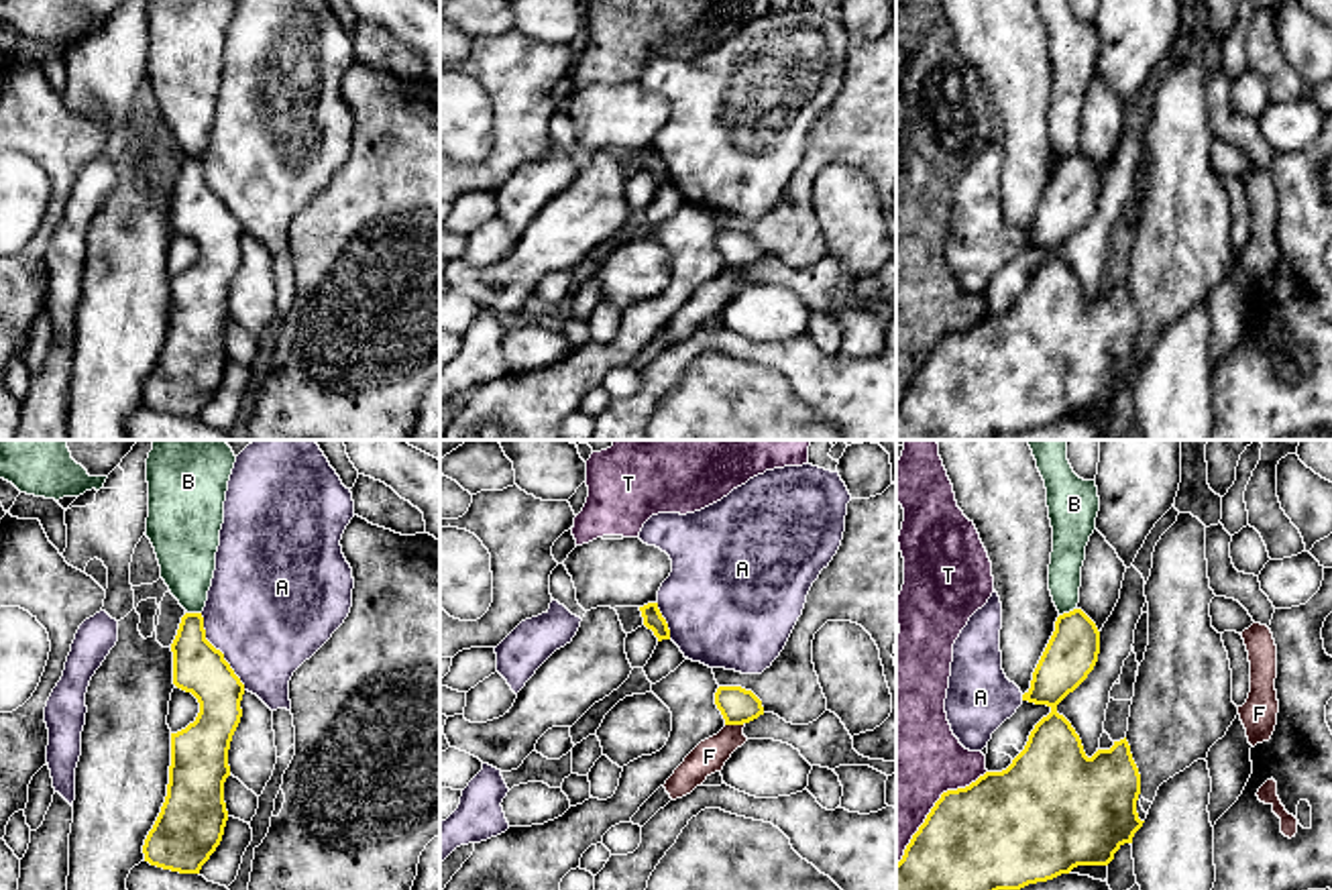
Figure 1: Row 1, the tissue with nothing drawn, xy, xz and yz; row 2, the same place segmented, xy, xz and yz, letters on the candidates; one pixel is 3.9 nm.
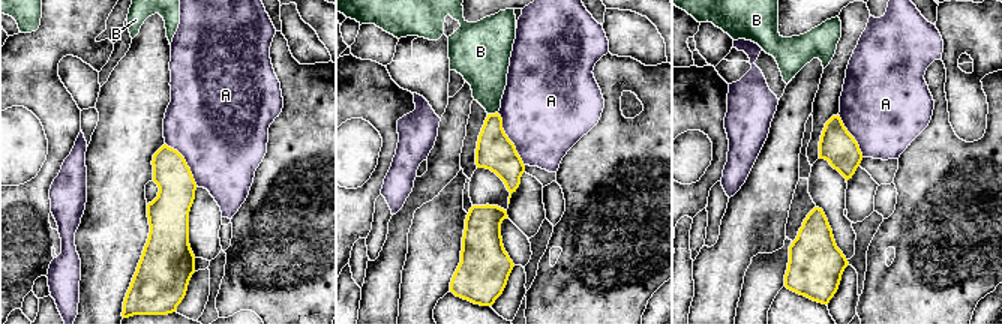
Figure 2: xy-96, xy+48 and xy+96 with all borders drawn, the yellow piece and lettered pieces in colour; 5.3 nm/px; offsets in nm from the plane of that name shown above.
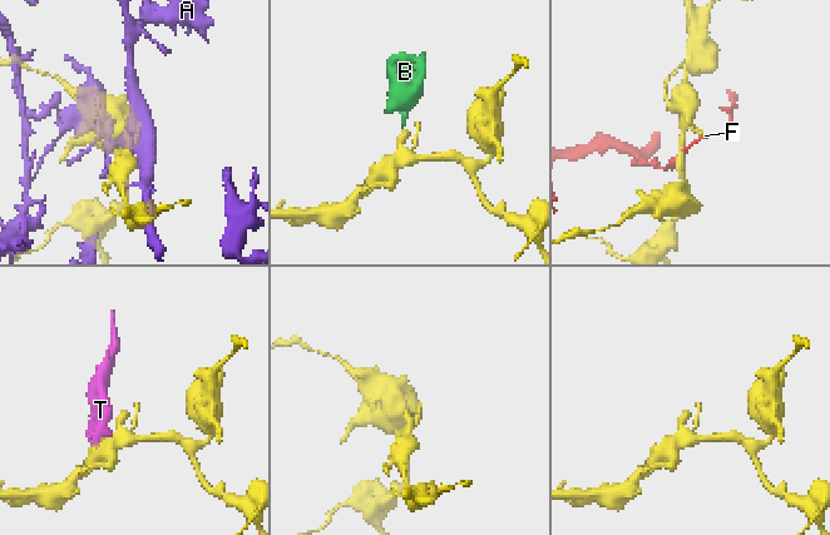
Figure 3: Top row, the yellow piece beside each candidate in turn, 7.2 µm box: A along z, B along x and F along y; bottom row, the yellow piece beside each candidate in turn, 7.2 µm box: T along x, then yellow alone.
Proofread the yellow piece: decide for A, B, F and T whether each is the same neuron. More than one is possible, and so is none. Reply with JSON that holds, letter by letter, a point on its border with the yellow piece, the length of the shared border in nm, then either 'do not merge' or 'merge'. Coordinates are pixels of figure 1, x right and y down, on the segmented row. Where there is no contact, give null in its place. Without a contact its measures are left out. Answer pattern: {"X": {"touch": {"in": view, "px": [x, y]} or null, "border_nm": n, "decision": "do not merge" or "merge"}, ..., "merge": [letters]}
{"A": {"touch": {"in": "xy", "px": [220, 652]}, "border_nm": 360, "decision": "do not merge"}, "B": {"touch": {"in": "yz", "px": [1070, 612]}, "border_nm": 80, "decision": "do not merge"}, "F": {"touch": {"in": "xz", "px": [734, 724]}, "border_nm": 80, "decision": "do not merge"}, "T": {"touch": {"in": "yz", "px": [933, 807]}, "border_nm": 500, "decision": "do not merge"}, "merge": []}

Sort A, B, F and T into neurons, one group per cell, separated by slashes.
A / B / F / T

